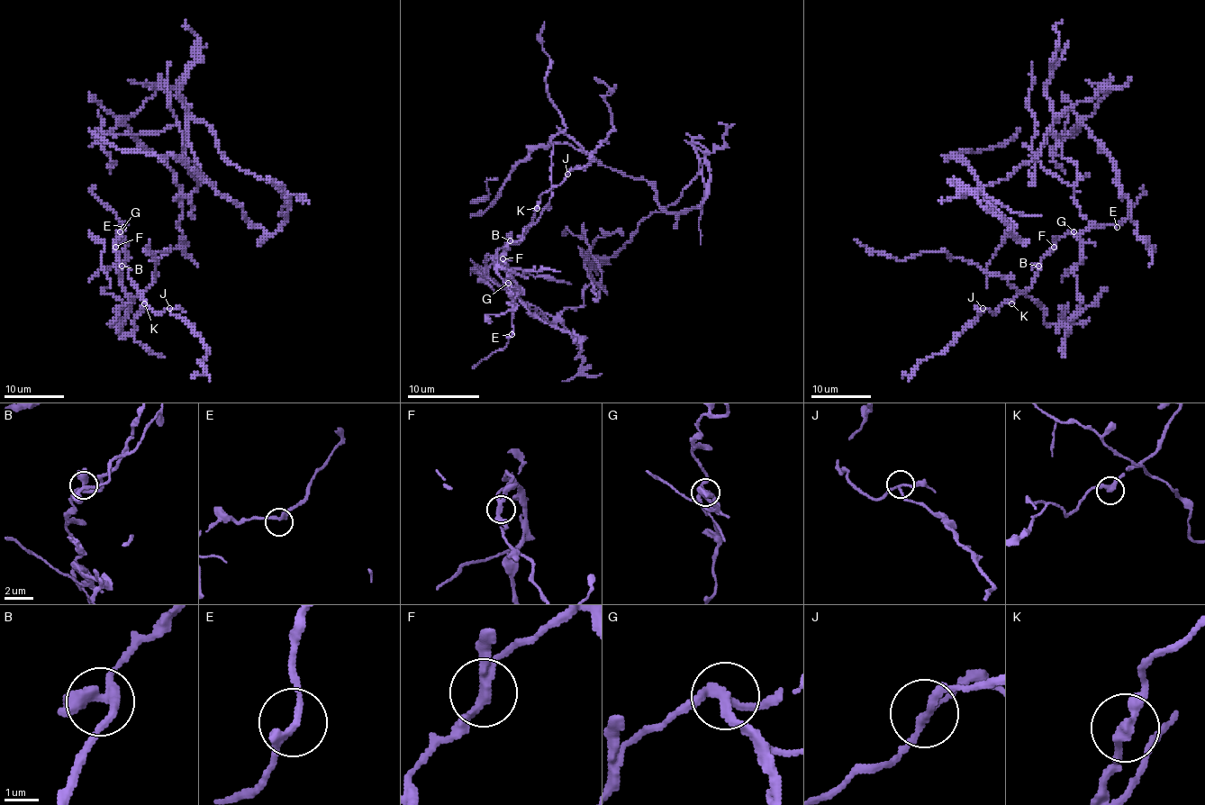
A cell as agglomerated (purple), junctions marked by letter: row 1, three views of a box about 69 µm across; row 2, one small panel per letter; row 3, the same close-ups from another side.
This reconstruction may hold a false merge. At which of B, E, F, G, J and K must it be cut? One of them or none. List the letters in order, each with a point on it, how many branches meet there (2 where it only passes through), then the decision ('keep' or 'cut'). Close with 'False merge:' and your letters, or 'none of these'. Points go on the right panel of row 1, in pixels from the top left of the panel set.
B: place (1038, 266); branches 3; keep
E: place (1117, 227); branches 2; keep
F: place (1054, 247); branches 3; keep
G: place (1073, 231); branches 3; cut
J: place (983, 308); branches 3; keep
K: place (1011, 303); branches 2; keep
False merge: G

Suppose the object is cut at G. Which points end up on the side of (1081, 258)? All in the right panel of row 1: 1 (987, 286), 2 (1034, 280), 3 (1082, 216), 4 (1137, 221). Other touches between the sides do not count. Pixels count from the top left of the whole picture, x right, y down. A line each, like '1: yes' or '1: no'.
1: yes
2: no
3: yes
4: yes

